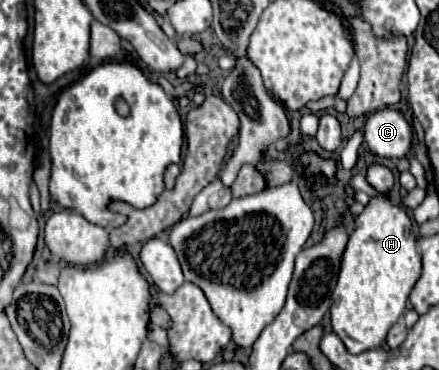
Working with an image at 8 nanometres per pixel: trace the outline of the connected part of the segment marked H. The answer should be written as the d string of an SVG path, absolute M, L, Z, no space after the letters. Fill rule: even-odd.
M370 163L366 169L366 181L378 191L378 197L370 197L364 211L354 221L356 227L346 243L346 253L342 253L342 265L334 291L336 295L330 307L332 329L350 353L382 347L388 329L402 317L408 295L422 271L412 221L390 197L394 187L392 171L380 163Z

